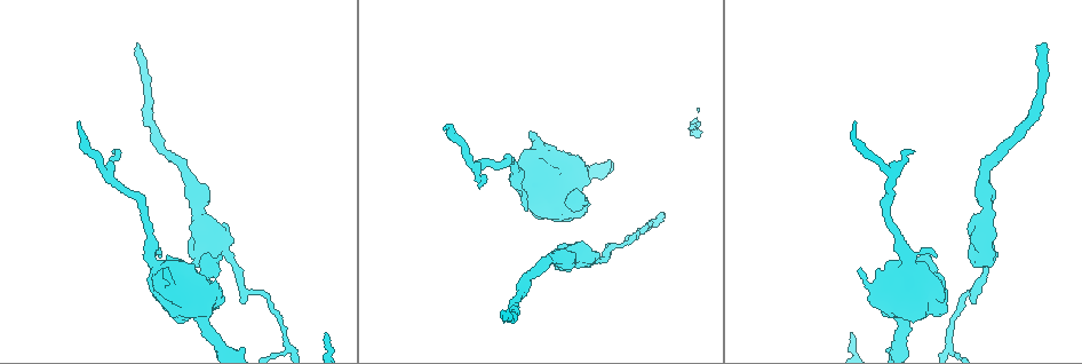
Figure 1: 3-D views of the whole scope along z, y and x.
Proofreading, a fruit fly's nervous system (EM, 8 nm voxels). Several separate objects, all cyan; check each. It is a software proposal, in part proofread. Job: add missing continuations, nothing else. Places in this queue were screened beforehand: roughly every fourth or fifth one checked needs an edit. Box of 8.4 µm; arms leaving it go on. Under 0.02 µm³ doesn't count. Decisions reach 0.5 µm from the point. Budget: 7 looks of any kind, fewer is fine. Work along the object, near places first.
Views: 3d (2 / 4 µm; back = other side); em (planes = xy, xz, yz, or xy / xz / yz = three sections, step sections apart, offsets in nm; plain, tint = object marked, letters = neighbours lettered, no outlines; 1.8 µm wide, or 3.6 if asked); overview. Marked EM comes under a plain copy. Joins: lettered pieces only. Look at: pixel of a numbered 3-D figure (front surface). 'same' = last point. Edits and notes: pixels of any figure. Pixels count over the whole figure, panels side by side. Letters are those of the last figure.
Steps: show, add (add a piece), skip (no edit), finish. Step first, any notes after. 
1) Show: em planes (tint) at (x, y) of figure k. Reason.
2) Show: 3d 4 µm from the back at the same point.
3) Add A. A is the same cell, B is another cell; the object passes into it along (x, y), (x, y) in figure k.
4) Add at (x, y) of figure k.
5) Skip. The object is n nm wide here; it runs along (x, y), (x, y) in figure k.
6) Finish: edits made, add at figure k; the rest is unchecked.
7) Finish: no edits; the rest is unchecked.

Show: 3d 2 µm at (77, 122) of figure 1. Tapers out.

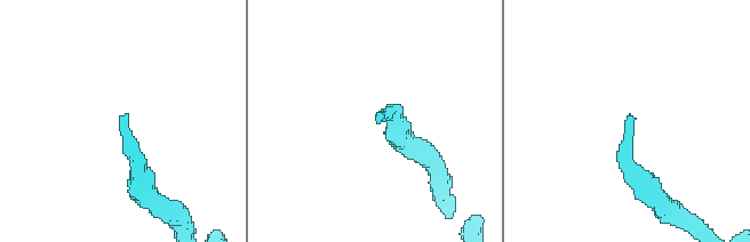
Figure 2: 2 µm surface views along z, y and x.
Show: em yz step 4 (tint) at (377, 118) of figure 2. Now the EM.

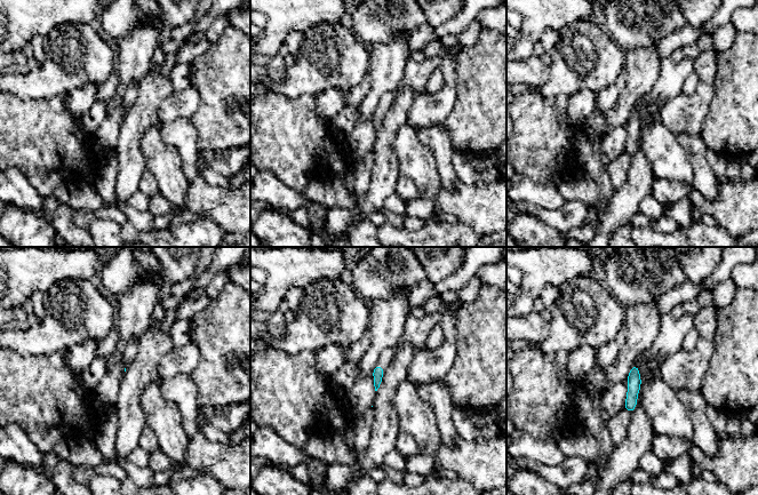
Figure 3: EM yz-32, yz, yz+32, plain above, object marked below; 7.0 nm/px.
Show: em planes (letters) at the same point. Cut it another way.

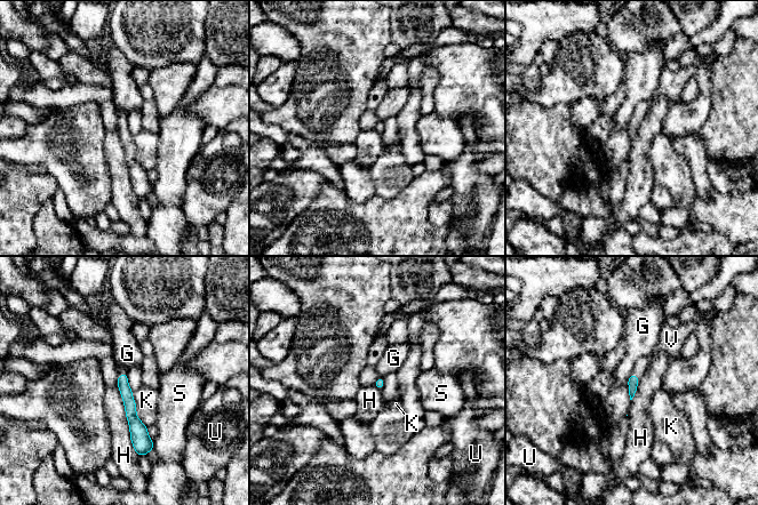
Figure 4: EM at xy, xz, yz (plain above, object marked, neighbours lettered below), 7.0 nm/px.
Skip. G, H, K, S, U and V are other cells; a border runs along (117, 386), (130, 442), (138, 455) in figure 4; none of them fits.

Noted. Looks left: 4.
Show: em yz step 16 (tint) at (502, 316) of figure 1. An open end.

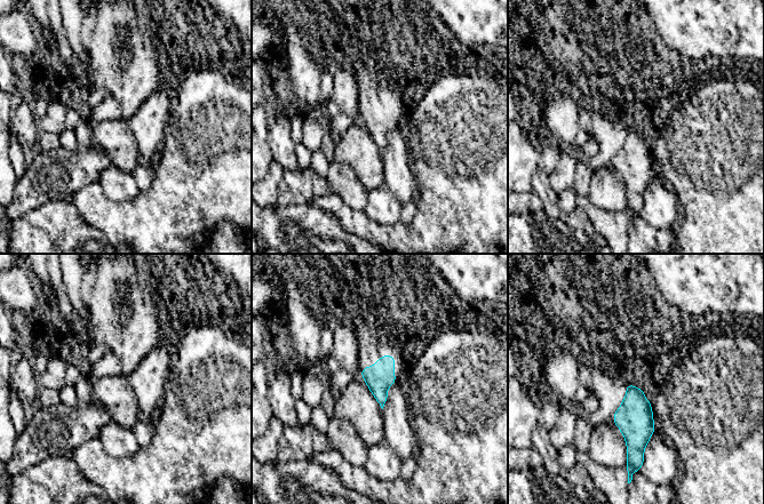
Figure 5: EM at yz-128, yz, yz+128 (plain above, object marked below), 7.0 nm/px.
Show: em xz step 16 (letters) at the same point. Cut it another way.

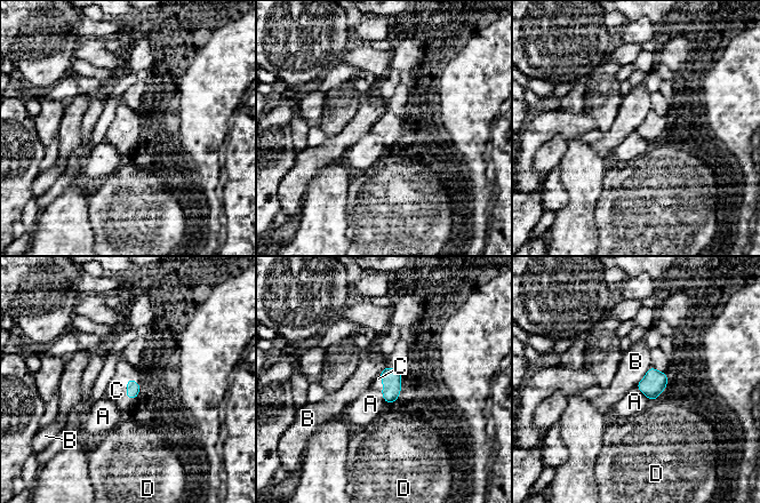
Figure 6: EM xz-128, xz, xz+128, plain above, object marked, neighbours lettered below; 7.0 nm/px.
Add C. The object is 100 nm wide here; C is the same cell, A, B and D are other cells; the object passes into it along (133, 388), (127, 390), (117, 390) in figure 6; it goes on there.

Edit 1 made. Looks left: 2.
Finish: edits made, add at figure 6; the rest is unchecked.

